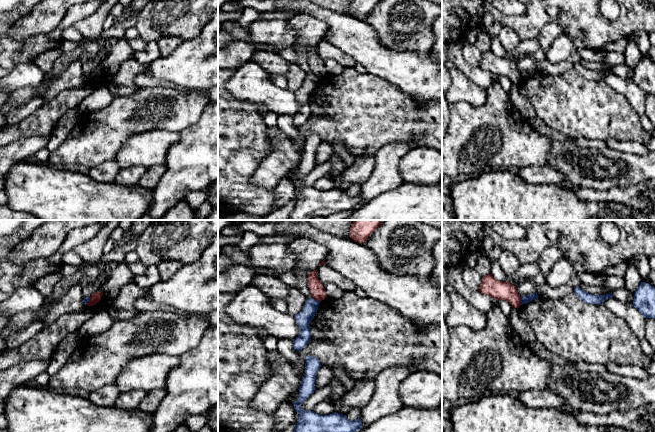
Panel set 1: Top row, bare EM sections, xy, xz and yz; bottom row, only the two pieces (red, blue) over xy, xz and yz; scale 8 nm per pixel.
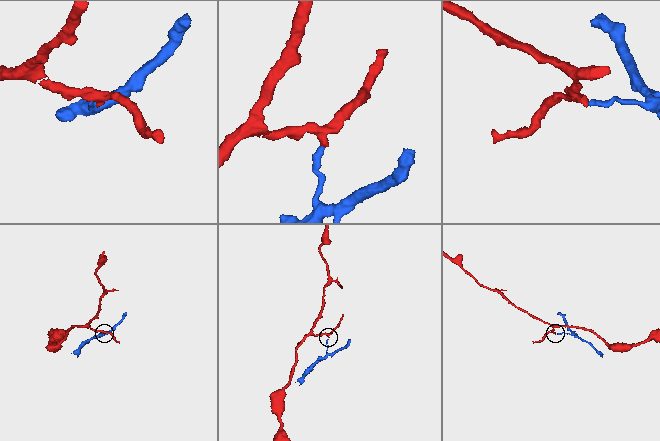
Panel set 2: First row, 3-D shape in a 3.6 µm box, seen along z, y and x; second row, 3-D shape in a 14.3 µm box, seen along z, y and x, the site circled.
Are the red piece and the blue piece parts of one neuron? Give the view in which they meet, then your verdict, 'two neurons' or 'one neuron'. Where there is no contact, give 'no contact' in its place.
contact in yz; two neurons

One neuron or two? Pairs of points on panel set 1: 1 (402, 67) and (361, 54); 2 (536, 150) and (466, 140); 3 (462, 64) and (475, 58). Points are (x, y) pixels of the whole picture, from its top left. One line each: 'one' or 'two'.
1: one
2: one
3: two

